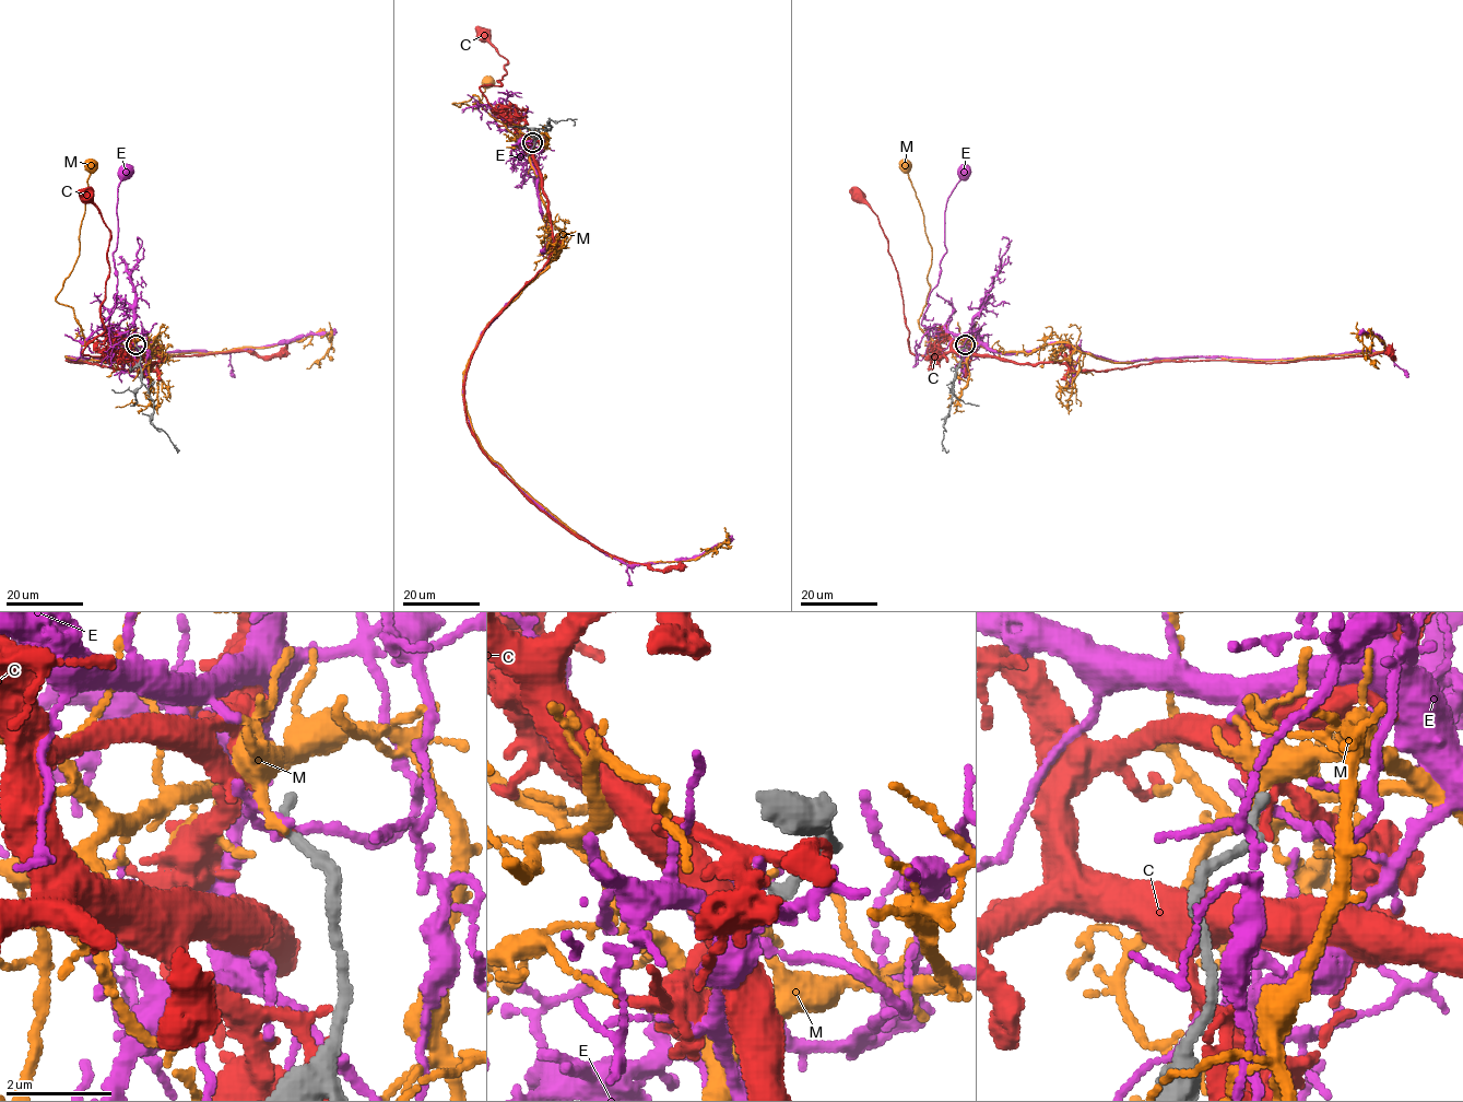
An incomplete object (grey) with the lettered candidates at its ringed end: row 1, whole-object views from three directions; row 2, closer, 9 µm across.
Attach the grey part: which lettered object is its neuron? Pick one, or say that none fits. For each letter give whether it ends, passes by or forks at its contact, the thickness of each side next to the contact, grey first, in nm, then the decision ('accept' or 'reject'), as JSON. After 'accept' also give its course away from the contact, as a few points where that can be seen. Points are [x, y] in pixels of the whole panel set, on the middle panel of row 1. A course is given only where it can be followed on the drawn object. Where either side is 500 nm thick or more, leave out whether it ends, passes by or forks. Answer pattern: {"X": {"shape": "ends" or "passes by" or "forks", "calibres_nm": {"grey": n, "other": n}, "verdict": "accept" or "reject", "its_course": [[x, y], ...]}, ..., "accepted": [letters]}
{"C": {"shape": "ends", "calibres_nm": {"grey": 280, "other": 140}, "verdict": "reject"}, "E": {"shape": "ends", "calibres_nm": {"grey": 240, "other": 160}, "verdict": "reject"}, "M": {"shape": "ends", "calibres_nm": {"grey": 240, "other": 220}, "verdict": "reject"}, "accepted": []}

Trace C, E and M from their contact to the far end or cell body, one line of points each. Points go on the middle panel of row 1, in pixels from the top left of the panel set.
C: (533, 142), (529, 143), (518, 133), (480, 89), (502, 85), (498, 80), (506, 72), (507, 63), (484, 34)
E: (532, 141), (542, 151), (533, 151), (499, 97), (514, 106), (511, 122), (515, 121), (515, 130), (521, 141)
M: (532, 141), (533, 149), (530, 153), (482, 105), (475, 95), (468, 101), (452, 103), (475, 108), (488, 81)

